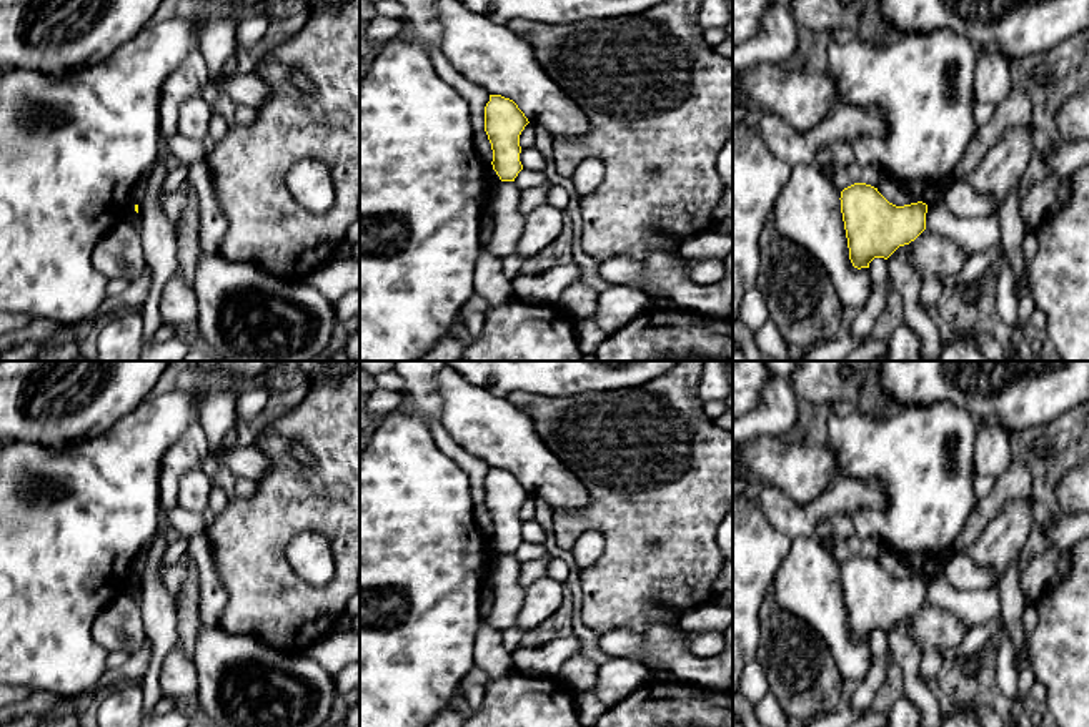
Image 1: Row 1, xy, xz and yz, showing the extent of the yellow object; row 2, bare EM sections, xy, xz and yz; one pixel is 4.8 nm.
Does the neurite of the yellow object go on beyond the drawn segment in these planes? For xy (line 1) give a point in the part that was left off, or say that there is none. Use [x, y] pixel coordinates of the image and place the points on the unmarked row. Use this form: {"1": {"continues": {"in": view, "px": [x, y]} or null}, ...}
{"1": {"continues": null}}

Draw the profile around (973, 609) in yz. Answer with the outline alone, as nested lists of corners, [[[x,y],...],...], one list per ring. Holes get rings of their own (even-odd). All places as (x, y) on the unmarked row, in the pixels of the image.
[[[941,572],[927,576],[926,602],[949,611],[969,631],[1002,616],[997,587],[962,594]]]

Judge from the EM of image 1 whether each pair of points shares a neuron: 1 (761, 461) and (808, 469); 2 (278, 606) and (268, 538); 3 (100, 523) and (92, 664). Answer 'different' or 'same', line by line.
1: same
2: same
3: same

